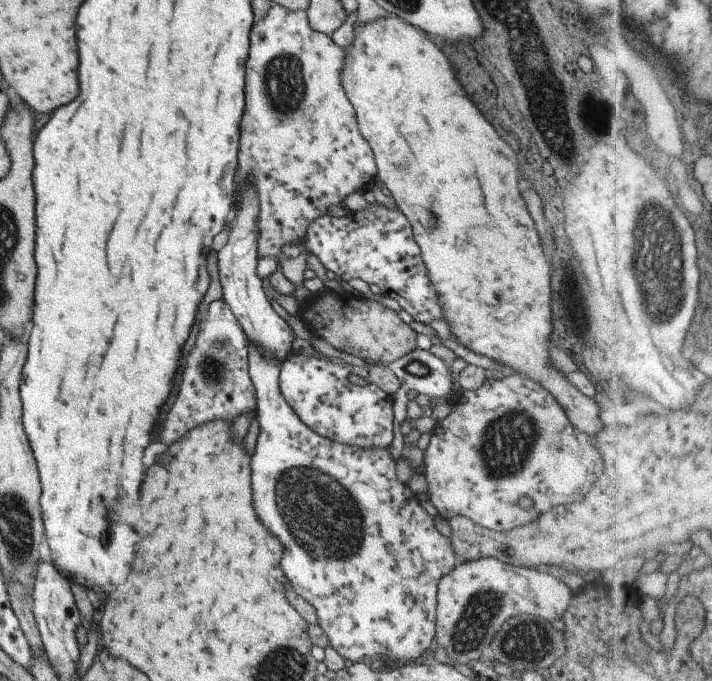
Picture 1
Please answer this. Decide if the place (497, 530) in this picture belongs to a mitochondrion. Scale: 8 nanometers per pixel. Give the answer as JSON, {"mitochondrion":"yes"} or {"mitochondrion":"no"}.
{"mitochondrion":"no"}

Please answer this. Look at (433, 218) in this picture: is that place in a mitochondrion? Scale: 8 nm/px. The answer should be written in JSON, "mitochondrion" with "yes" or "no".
{"mitochondrion":"yes"}

